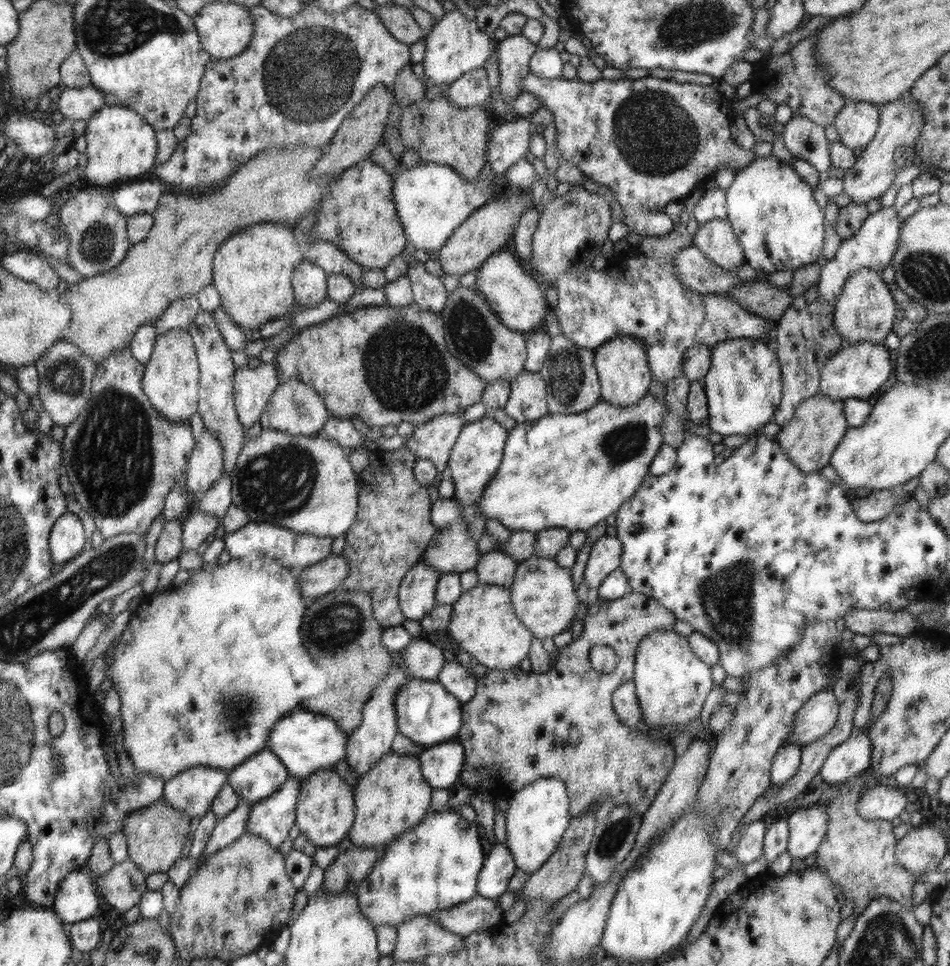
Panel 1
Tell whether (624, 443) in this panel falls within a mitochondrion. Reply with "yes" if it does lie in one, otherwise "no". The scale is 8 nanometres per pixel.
yes

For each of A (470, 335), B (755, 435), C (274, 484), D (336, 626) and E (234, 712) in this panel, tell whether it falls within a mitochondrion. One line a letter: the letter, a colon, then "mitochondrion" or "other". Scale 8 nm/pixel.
A: mitochondrion
B: other
C: mitochondrion
D: mitochondrion
E: mitochondrion

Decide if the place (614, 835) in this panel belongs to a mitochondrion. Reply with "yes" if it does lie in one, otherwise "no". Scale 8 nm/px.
yes

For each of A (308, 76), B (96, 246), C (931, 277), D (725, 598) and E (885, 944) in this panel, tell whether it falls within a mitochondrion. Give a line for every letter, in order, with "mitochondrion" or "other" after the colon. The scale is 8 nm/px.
A: mitochondrion
B: mitochondrion
C: mitochondrion
D: mitochondrion
E: mitochondrion

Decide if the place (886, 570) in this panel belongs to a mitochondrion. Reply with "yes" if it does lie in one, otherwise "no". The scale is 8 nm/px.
no

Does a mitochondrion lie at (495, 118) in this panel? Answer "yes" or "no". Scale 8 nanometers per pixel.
no

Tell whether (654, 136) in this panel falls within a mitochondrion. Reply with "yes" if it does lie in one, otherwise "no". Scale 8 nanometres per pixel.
yes

